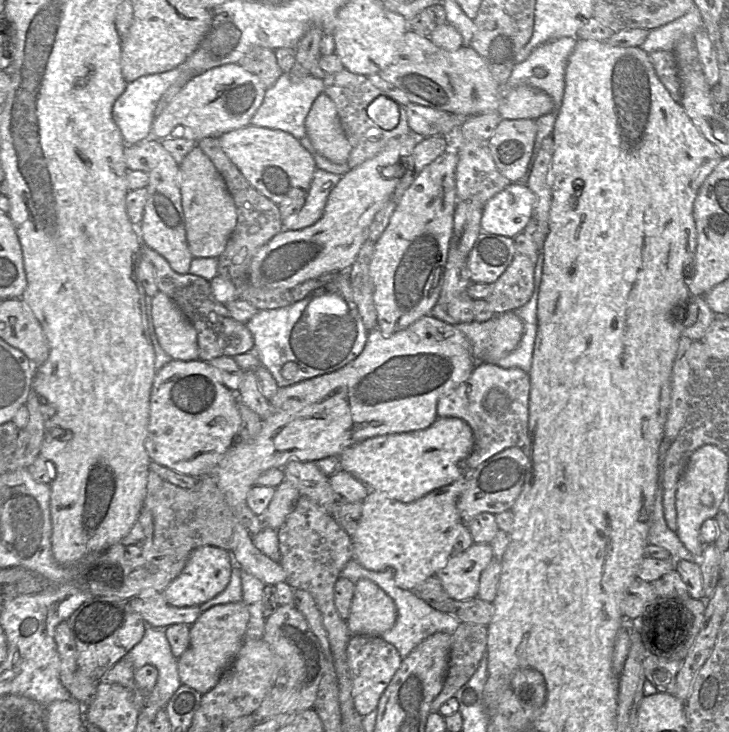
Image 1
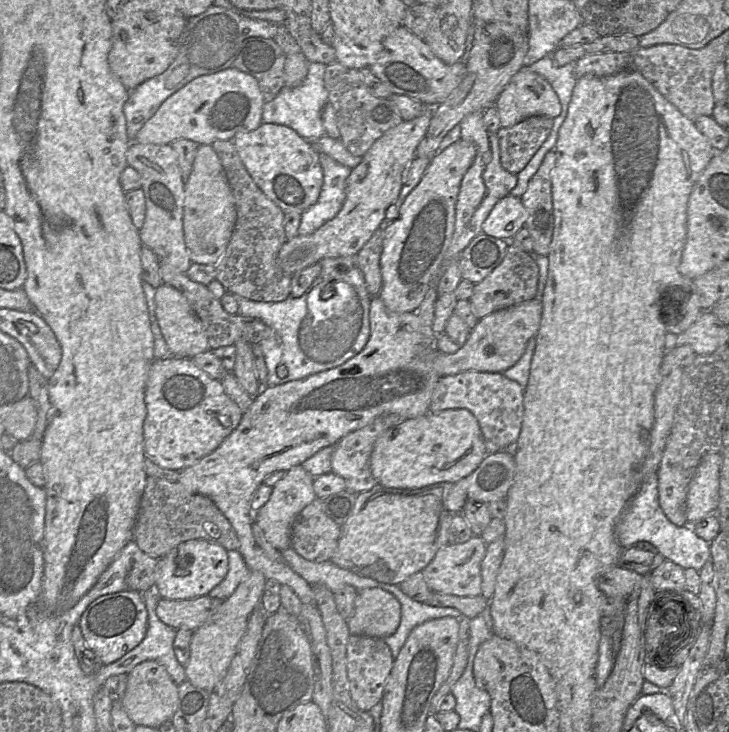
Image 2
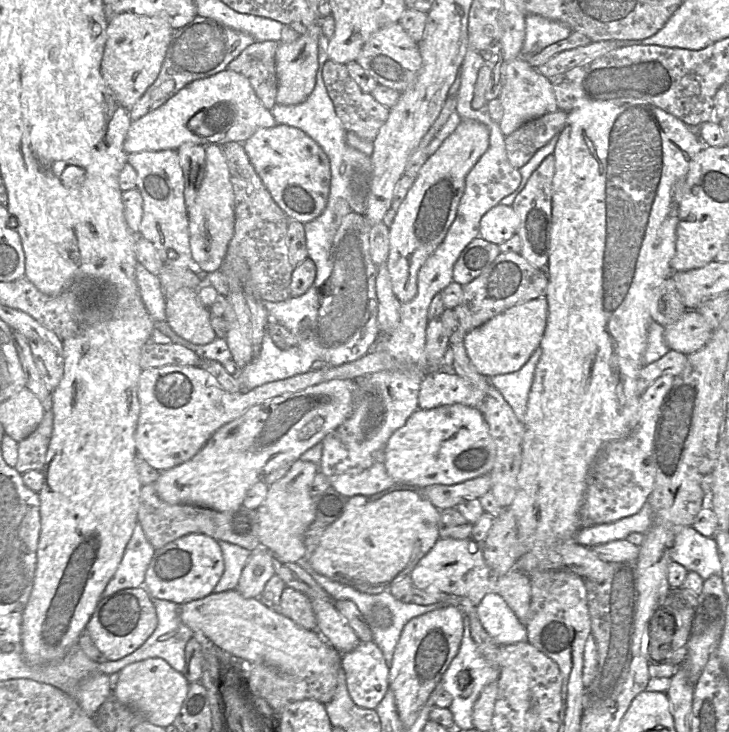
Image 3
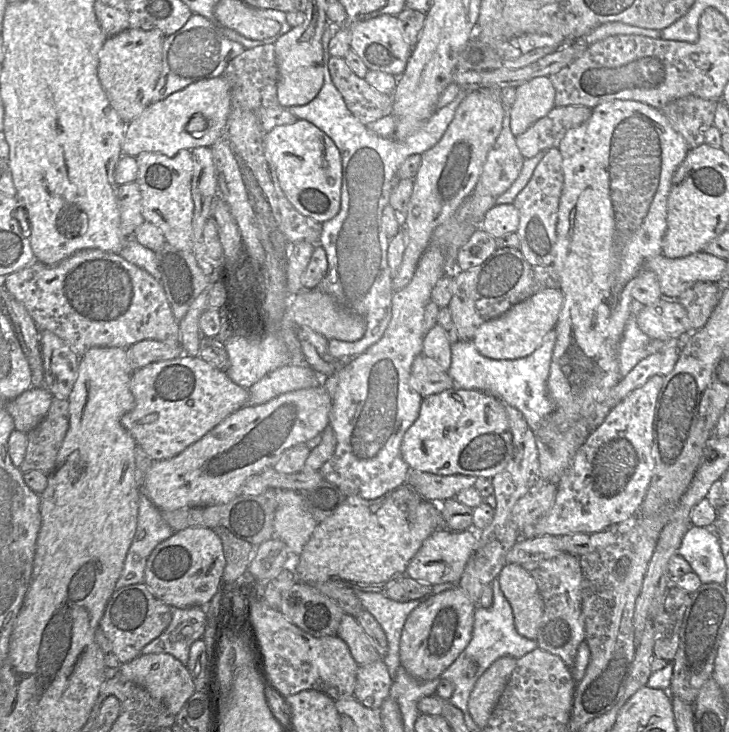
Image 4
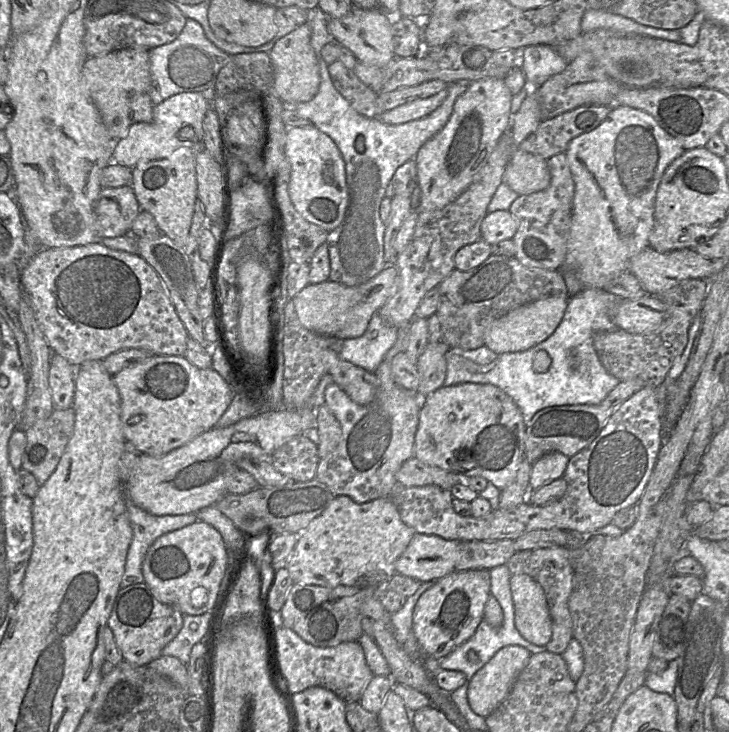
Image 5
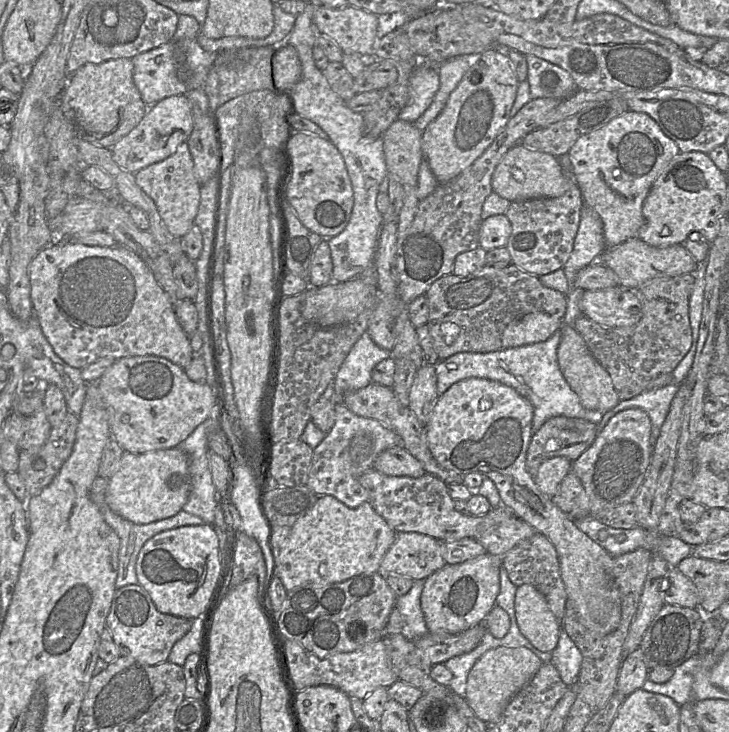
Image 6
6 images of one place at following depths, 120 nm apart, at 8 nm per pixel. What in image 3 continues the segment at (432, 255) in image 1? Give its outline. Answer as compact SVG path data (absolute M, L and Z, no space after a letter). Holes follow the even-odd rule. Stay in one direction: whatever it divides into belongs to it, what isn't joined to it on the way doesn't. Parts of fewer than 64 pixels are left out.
M461 120L417 173L389 227L386 265L392 291L400 303L407 303L415 297L418 271L443 241L456 217L465 190L466 176L488 147L487 126L476 120Z

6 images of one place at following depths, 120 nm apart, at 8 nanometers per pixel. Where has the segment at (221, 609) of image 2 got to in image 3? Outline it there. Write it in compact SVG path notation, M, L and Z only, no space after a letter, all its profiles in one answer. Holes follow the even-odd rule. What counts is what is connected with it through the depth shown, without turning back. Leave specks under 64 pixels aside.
M260 548L252 552L236 590L245 598L259 598L266 583L274 575L273 554L265 548Z

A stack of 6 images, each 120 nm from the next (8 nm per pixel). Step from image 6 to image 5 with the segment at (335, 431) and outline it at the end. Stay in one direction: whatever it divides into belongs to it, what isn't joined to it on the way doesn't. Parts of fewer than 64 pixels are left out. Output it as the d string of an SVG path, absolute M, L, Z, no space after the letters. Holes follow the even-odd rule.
M408 325L397 328L394 344L374 371L378 388L370 403L355 403L334 382L325 389L324 405L340 423L342 439L333 452L319 460L315 479L326 485L335 497L346 495L356 503L388 497L398 484L396 472L404 461L413 456L421 400L414 392L396 385L391 372L392 359L405 351L407 338Z

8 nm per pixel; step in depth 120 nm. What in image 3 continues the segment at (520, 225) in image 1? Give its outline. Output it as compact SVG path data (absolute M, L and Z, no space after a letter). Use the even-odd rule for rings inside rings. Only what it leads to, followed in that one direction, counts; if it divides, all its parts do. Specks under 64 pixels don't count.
M499 203L482 216L479 236L500 245L516 233L519 224L520 218L512 206Z

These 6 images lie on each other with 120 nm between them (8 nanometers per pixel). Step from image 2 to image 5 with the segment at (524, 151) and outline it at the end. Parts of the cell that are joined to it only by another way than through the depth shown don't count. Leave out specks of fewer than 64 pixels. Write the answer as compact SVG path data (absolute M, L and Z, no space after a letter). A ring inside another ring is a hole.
M581 106L542 121L517 148L545 160L565 153L574 138L596 129L608 117L611 109L606 106Z

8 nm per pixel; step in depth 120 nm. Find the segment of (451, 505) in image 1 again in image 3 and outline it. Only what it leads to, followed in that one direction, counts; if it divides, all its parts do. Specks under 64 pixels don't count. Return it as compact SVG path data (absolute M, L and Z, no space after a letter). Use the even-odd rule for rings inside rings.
M395 484L371 496L354 495L348 498L340 518L326 527L308 562L319 574L361 592L378 594L390 590L395 582L412 571L440 538L439 513L440 510L431 503L424 489L418 486Z

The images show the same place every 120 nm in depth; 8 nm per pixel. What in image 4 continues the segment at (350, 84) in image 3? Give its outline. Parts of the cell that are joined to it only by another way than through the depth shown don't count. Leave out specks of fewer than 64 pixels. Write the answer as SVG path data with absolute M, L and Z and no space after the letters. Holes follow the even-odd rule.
M330 57L328 70L346 107L363 125L392 113L392 95L378 92L359 78L345 63L344 58Z

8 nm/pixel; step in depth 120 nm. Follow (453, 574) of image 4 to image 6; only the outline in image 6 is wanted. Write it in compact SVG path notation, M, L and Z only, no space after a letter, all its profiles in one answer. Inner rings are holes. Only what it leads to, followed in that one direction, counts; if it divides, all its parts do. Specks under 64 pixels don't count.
M396 532L393 544L381 560L380 570L420 580L445 564L439 540L418 532Z

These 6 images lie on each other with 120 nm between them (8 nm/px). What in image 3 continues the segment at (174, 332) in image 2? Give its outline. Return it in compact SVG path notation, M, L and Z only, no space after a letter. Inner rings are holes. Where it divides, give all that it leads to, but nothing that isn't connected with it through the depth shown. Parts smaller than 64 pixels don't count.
M179 289L166 299L165 313L170 328L184 340L206 345L216 339L211 313L198 299L197 290Z

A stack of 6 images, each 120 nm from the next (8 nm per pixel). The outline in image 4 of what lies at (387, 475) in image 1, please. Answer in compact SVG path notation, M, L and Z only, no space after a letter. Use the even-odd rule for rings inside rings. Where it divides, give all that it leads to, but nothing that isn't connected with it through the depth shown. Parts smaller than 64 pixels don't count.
M459 387L423 398L418 417L405 432L400 446L402 458L410 469L488 479L506 467L512 450L504 402L489 393Z

